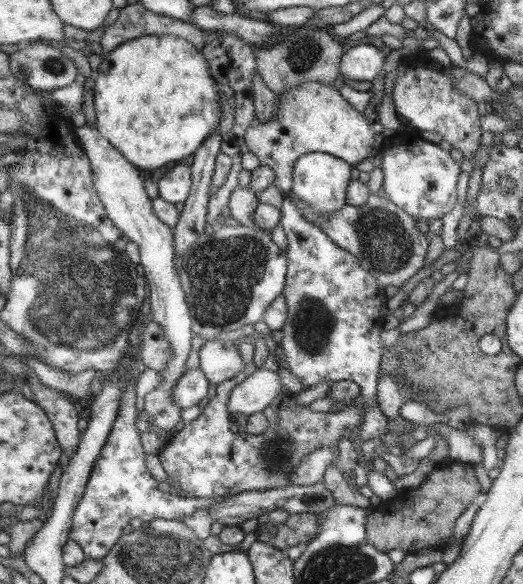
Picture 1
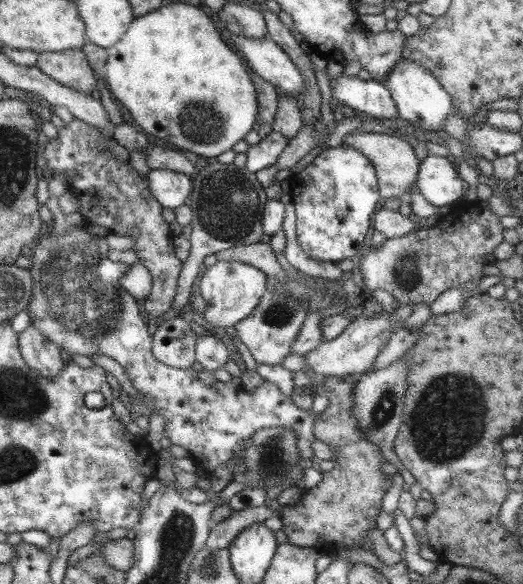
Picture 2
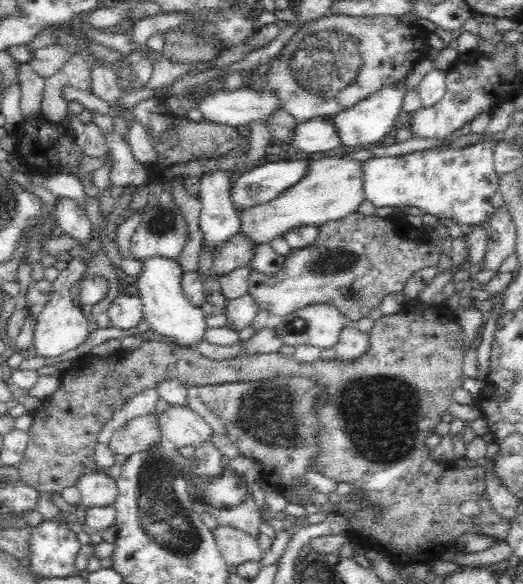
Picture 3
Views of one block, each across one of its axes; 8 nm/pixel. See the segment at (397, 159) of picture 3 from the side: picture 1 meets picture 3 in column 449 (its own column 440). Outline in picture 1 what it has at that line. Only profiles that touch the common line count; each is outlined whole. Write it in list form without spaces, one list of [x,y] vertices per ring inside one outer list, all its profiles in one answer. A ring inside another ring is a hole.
[[[395,132],[384,139],[381,166],[382,190],[397,208],[409,216],[421,220],[441,218],[451,210],[457,200],[457,176],[459,163],[453,161],[447,151],[437,144],[425,141],[418,132]]]

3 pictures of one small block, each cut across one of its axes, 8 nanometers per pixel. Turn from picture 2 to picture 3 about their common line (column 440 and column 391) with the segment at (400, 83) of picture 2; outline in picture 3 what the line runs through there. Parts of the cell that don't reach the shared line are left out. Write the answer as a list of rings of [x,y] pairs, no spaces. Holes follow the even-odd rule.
[[[403,83],[400,86],[384,86],[378,94],[374,94],[356,106],[334,114],[334,116],[326,116],[324,121],[334,125],[336,133],[340,137],[340,145],[369,148],[374,142],[384,138],[384,135],[392,129],[392,124],[400,114],[406,92]]]

